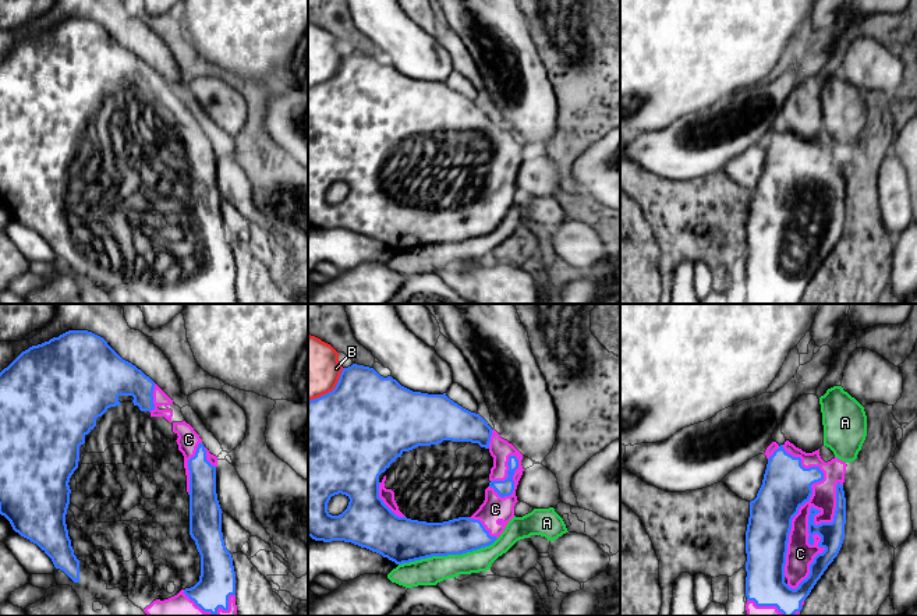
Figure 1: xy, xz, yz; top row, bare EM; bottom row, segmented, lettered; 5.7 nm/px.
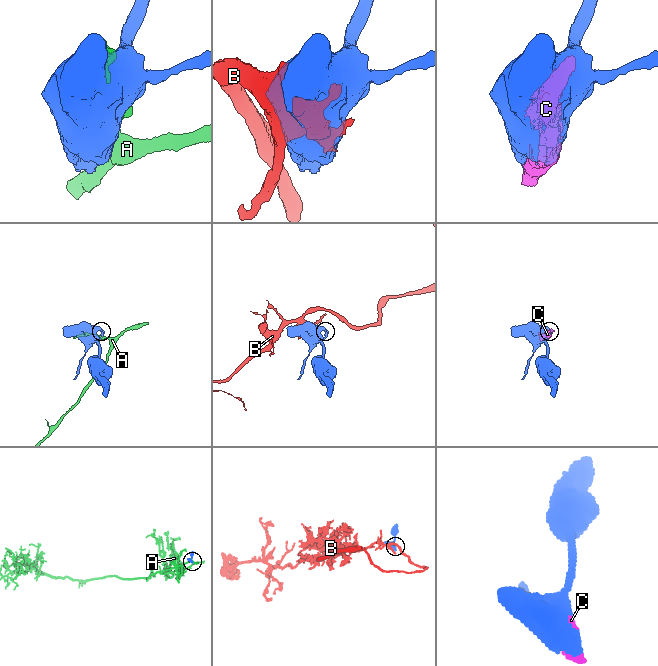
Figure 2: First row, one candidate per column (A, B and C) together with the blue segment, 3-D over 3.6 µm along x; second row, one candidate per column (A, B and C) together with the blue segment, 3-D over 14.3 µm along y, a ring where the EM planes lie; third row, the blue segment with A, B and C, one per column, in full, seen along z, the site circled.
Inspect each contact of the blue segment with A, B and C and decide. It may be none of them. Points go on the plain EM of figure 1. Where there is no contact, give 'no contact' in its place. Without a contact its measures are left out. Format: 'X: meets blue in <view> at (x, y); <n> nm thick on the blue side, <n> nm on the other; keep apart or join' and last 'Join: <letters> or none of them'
A: meets blue in xz at (448, 241); 240 nm thick on the blue side, 160 nm on the other; keep apart
B: meets blue in xz at (332, 78); 500 nm thick on the blue side, 360 nm on the other; keep apart
C: meets blue in yz at (808, 204); 280 nm thick on the blue side, 160 nm on the other; join
Join: C

